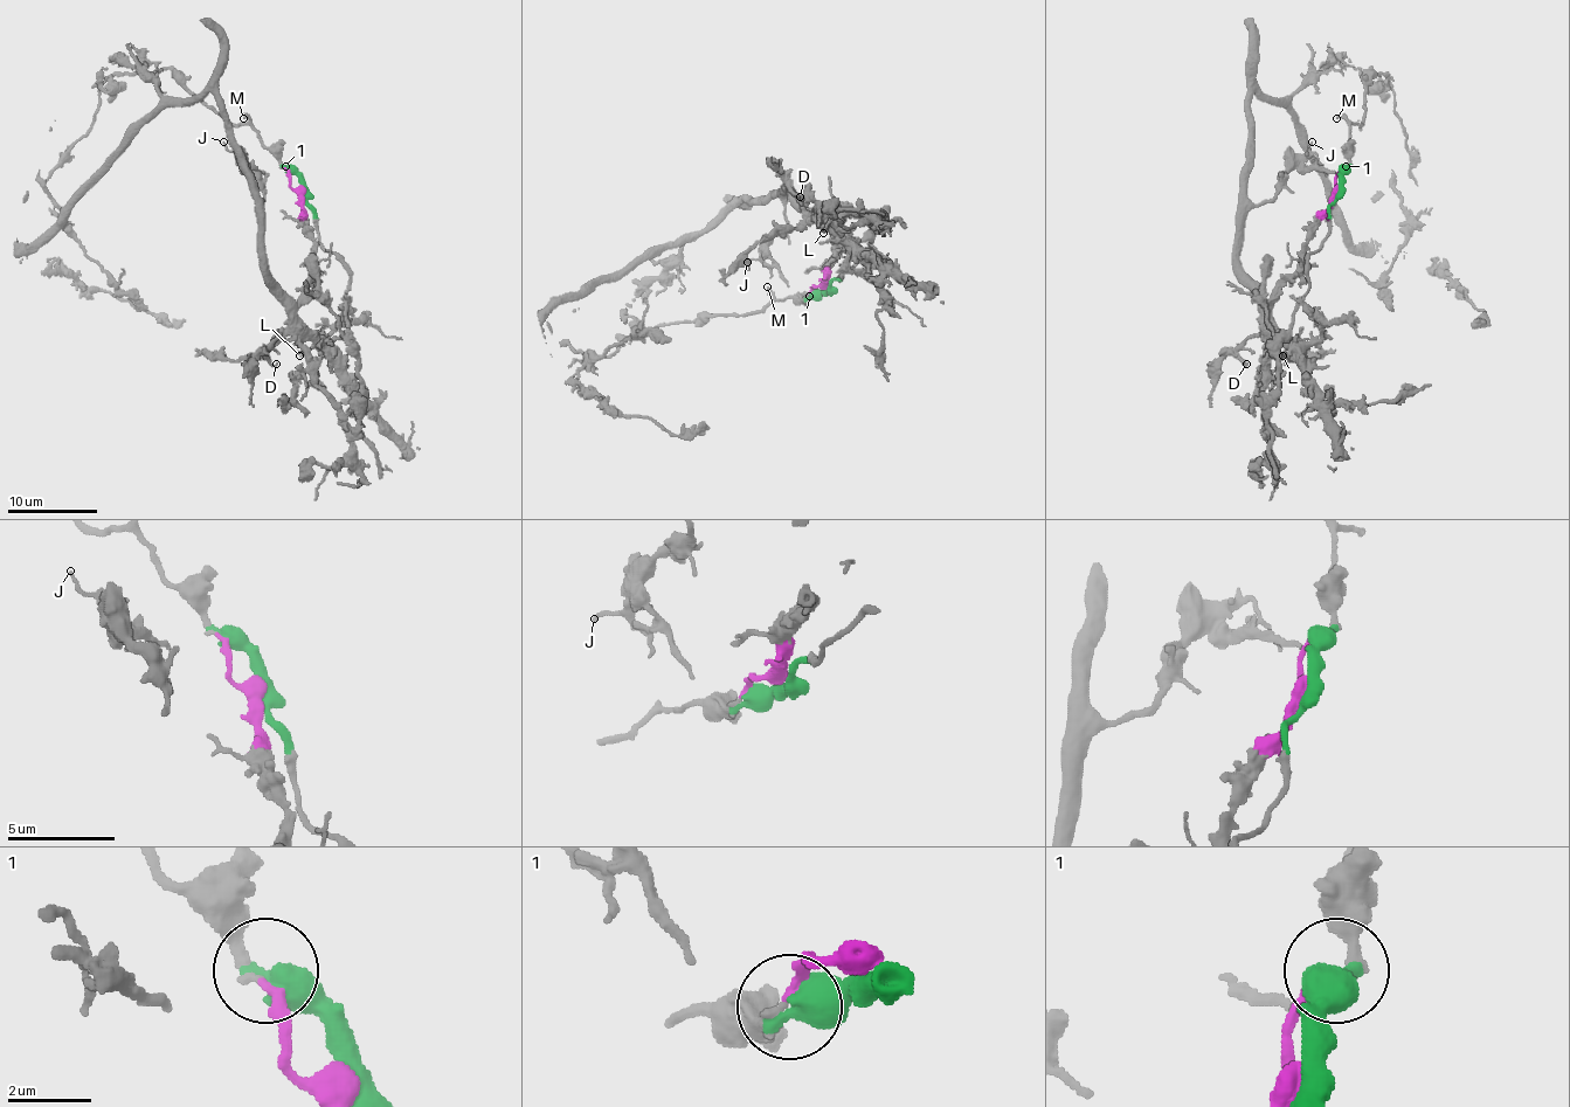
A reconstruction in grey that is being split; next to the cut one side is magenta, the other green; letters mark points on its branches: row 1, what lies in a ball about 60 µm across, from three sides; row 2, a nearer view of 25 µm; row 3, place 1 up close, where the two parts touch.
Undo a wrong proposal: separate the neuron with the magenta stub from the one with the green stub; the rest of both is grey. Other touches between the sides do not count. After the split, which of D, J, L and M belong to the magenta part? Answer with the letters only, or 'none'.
D, J, L

